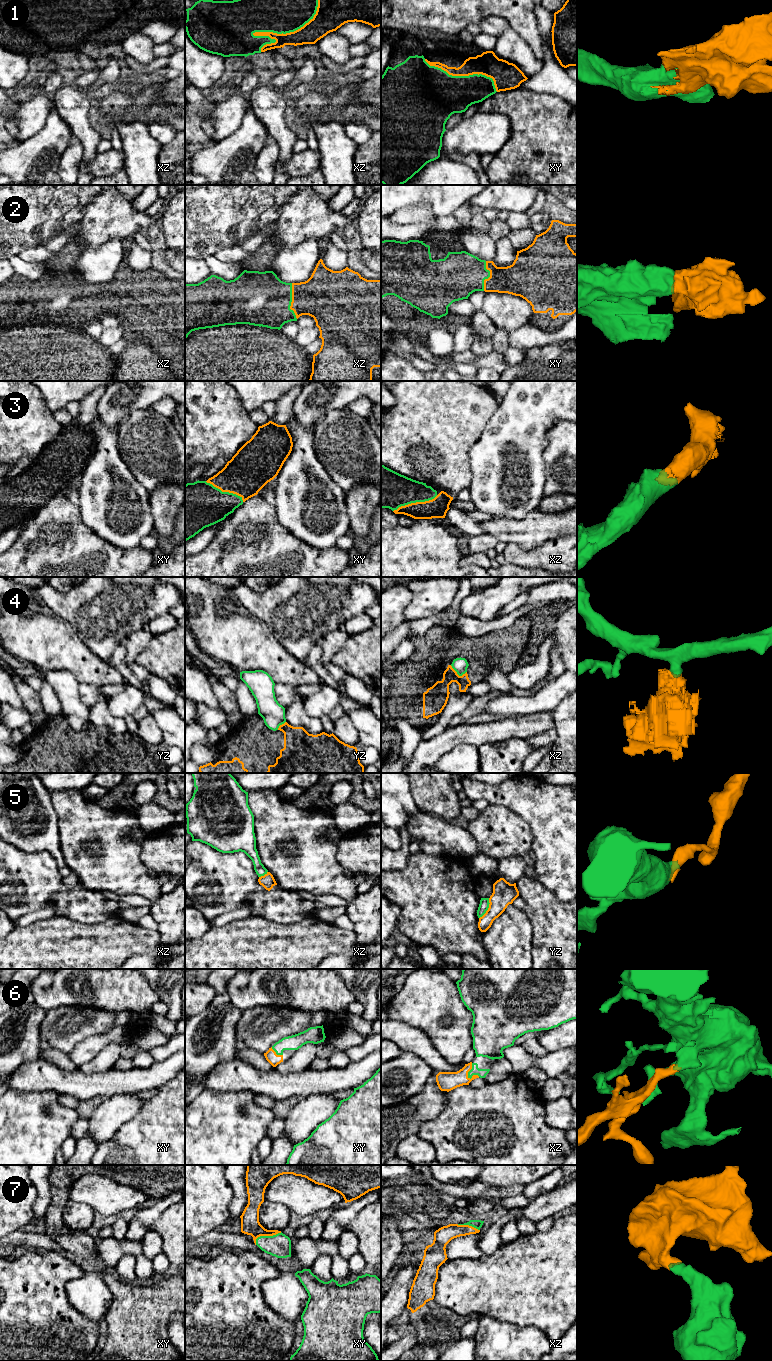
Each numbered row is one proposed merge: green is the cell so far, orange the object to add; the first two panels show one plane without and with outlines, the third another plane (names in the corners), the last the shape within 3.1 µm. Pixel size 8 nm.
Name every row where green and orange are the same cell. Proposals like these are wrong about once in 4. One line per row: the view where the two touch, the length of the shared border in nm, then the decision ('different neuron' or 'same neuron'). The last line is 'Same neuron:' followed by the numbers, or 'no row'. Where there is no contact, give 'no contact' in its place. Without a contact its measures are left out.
1: contact in xz; length 600 nm; same neuron
2: contact in xz; length 300 nm; same neuron
3: contact in xz; length 380 nm; same neuron
4: contact in xz; length 150 nm; different neuron
5: contact in yz; length 190 nm; different neuron
6: contact in xz; length 140 nm; same neuron
7: contact in xy; length 240 nm; same neuron
Same neuron: 1, 2, 3, 6, 7

